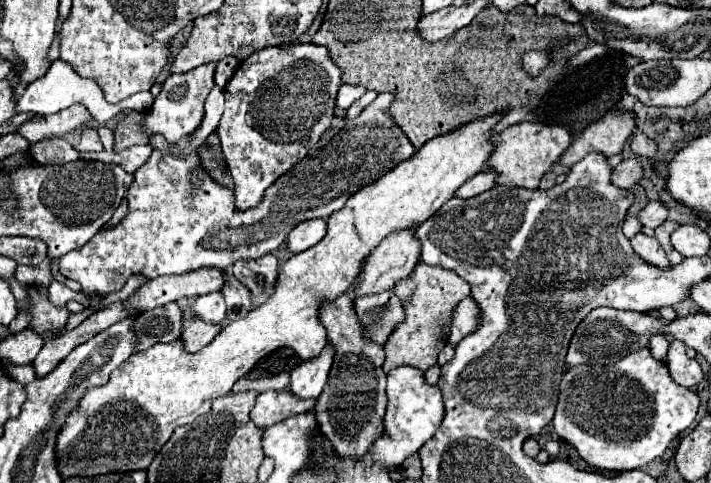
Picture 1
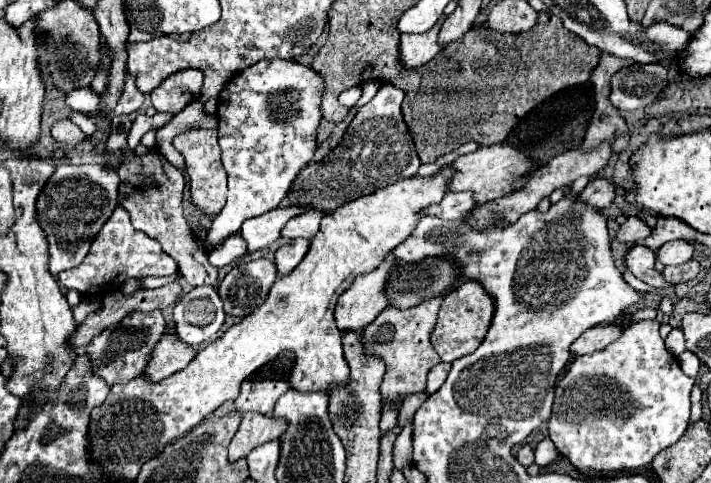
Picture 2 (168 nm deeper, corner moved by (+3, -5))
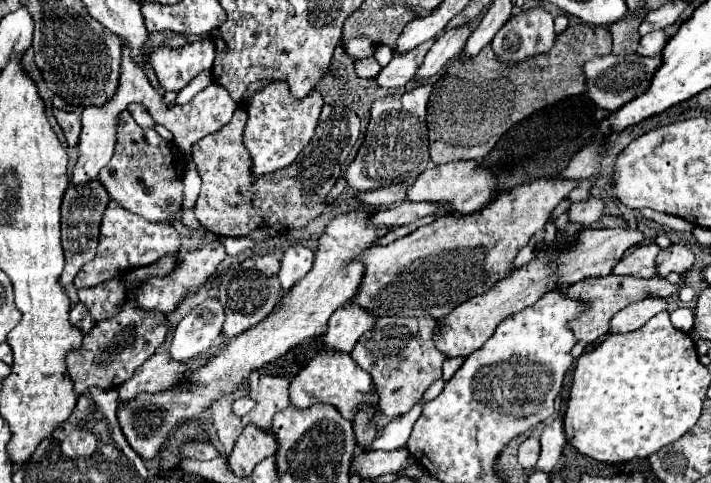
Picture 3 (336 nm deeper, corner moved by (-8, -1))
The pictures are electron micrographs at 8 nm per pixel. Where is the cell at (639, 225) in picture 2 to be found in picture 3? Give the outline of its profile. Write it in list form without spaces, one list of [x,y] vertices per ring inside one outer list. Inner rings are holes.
[[[583,229],[577,237],[577,243],[567,251],[555,255],[539,253],[523,267],[511,269],[507,277],[499,279],[499,283],[495,283],[495,287],[491,287],[483,295],[467,299],[465,303],[455,307],[443,321],[439,319],[435,327],[435,347],[439,347],[439,351],[443,351],[447,357],[471,355],[473,351],[485,345],[485,341],[493,335],[493,331],[503,319],[535,303],[547,289],[559,285],[573,285],[579,279],[607,277],[623,257],[623,253],[643,241],[645,235],[639,229]]]

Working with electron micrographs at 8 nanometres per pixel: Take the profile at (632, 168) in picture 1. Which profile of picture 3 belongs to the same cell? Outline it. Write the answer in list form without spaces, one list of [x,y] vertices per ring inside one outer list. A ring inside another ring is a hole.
[[[589,197],[583,201],[575,201],[569,207],[569,219],[575,223],[583,223],[583,225],[591,225],[595,223],[603,213],[605,213],[605,199],[599,197]]]

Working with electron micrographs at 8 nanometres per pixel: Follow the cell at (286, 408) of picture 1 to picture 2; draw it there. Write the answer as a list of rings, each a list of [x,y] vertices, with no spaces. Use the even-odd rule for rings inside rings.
[[[246,413],[236,435],[232,437],[228,461],[244,459],[254,447],[278,439],[280,433],[284,433],[284,427],[286,427],[284,419],[274,419],[272,415],[260,413]]]

